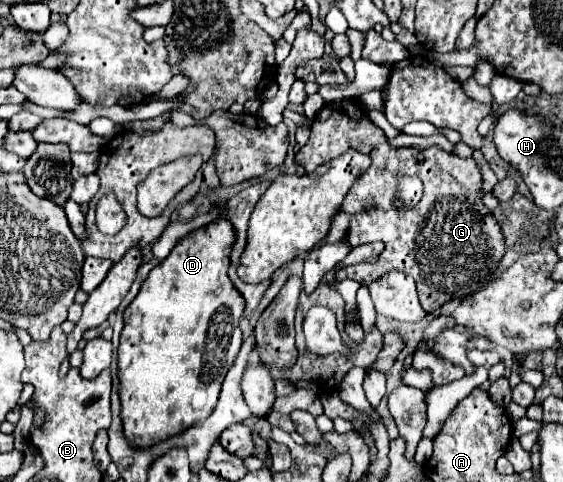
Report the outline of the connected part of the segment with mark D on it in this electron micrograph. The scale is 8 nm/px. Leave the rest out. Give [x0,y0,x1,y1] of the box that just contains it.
[118,205,246,447]

